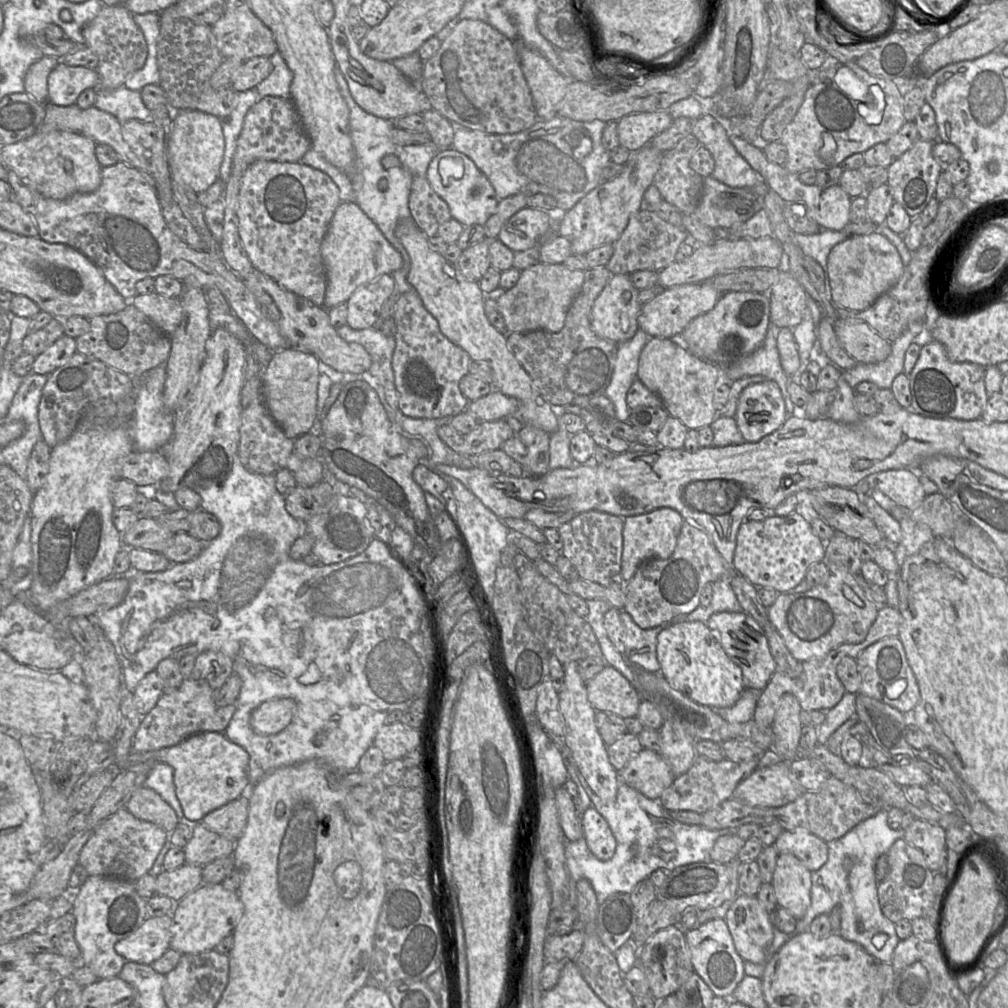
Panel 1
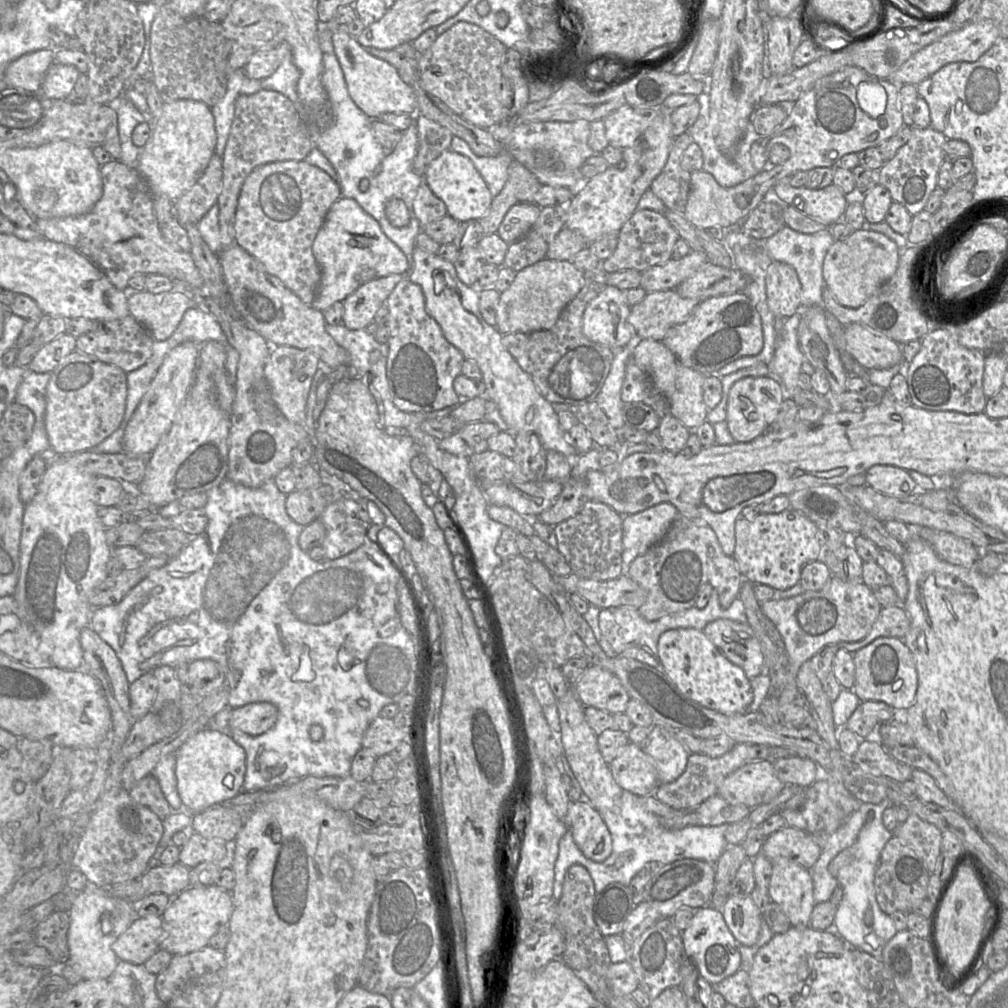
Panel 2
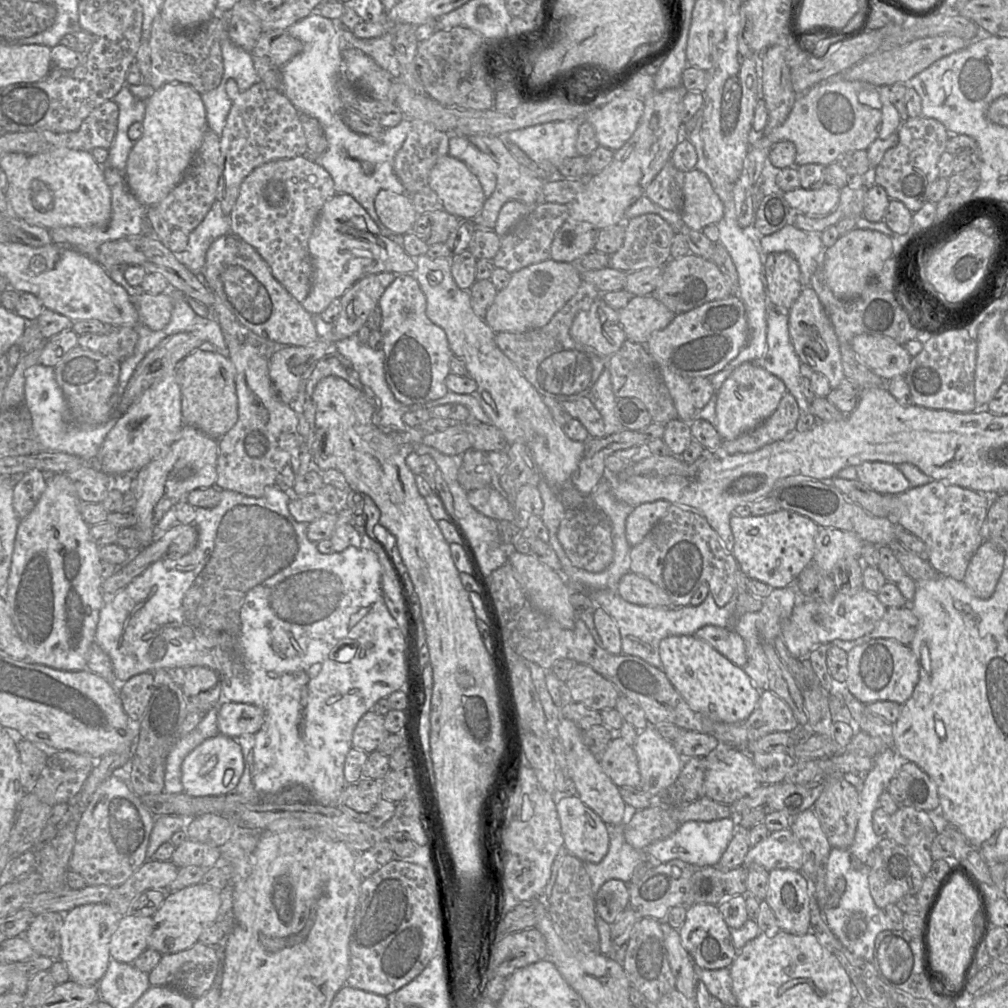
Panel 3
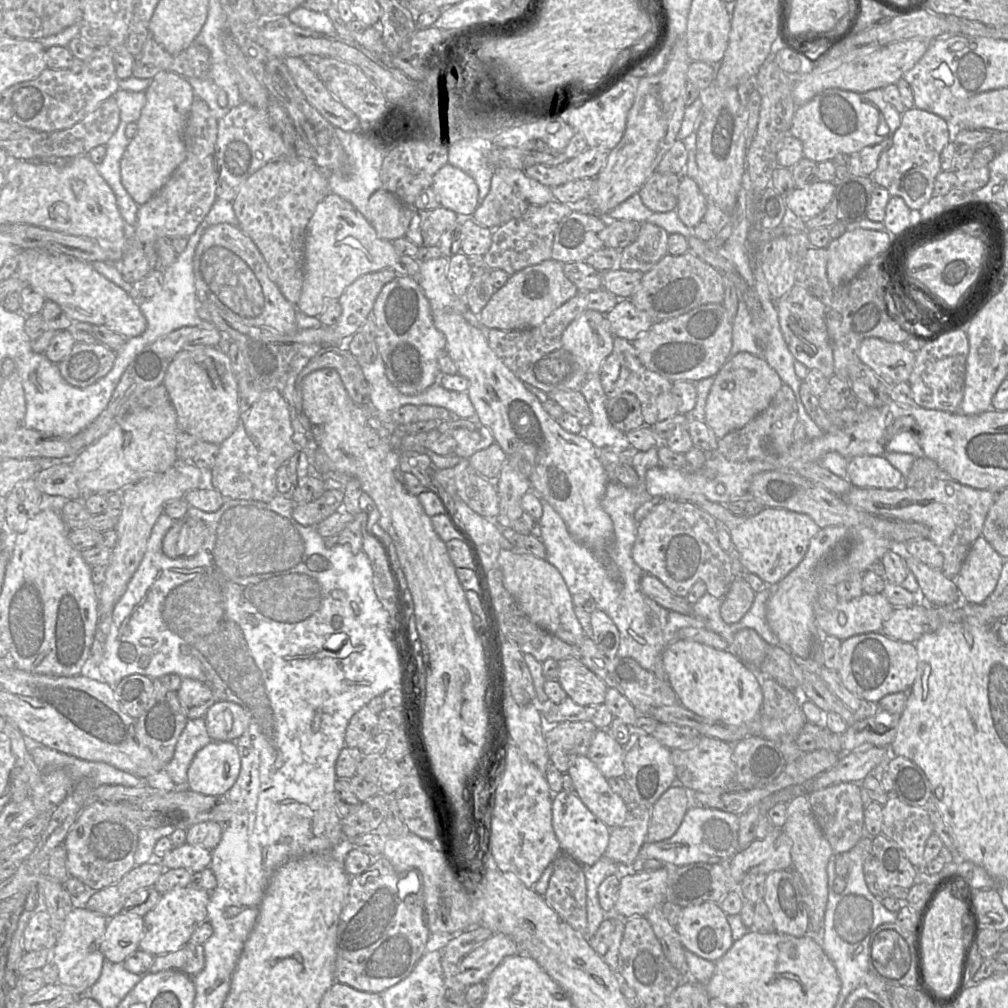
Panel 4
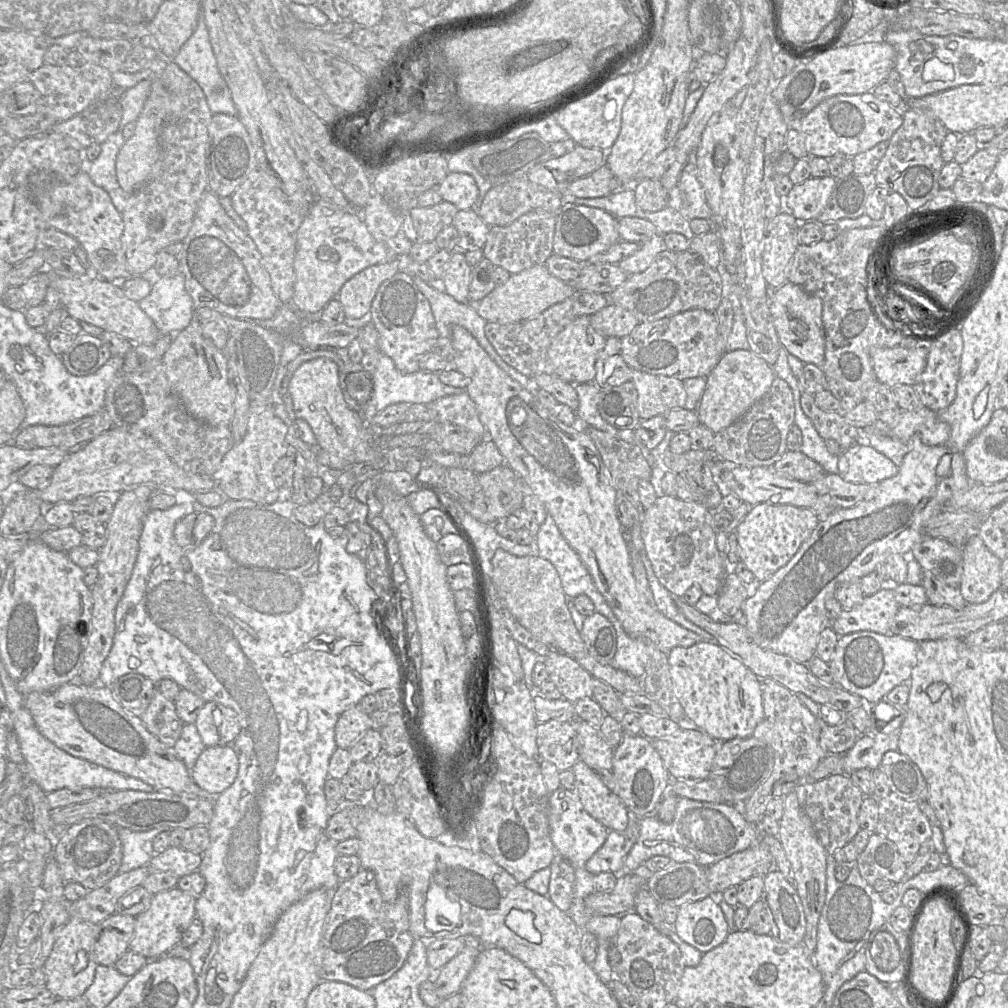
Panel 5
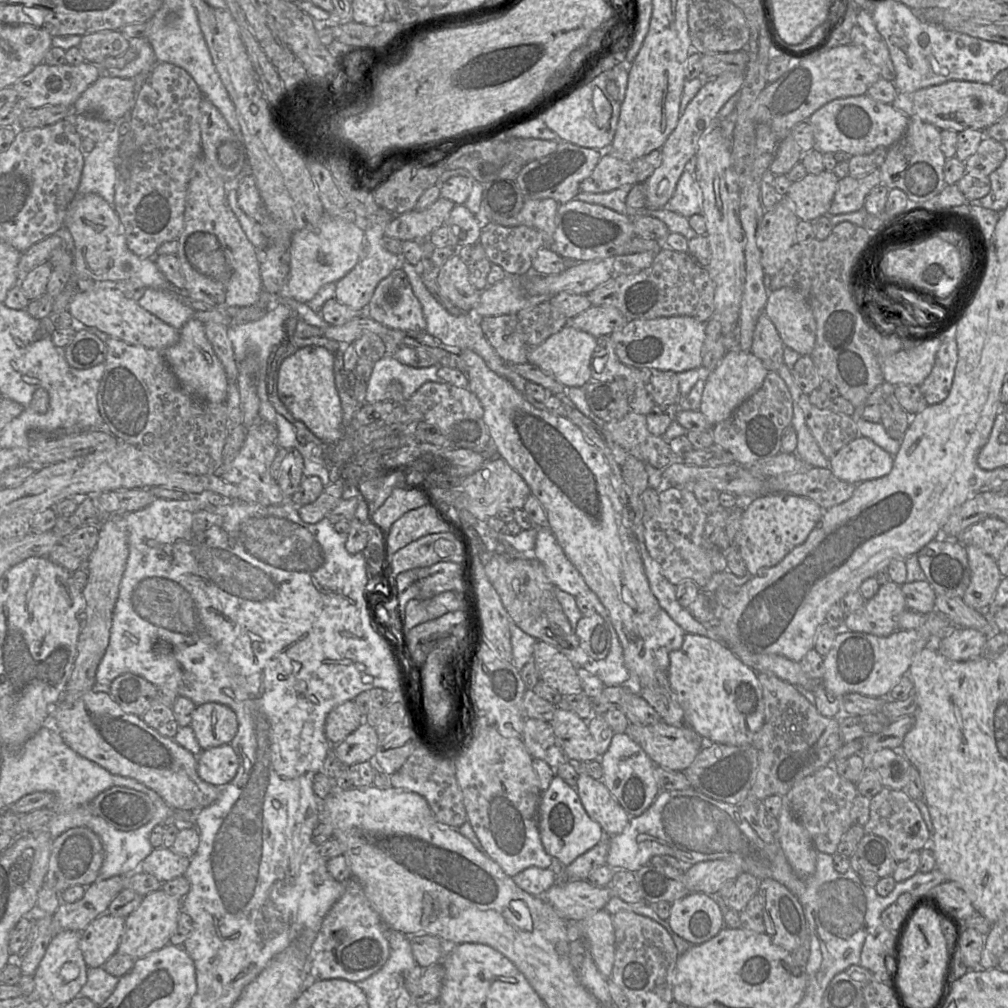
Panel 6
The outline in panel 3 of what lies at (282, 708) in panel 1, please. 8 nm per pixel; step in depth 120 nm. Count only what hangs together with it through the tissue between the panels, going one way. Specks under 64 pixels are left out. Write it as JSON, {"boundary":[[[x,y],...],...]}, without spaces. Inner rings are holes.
{"boundary":[[[221,701],[217,710],[219,733],[229,737],[256,733],[265,721],[264,711],[253,704]]]}

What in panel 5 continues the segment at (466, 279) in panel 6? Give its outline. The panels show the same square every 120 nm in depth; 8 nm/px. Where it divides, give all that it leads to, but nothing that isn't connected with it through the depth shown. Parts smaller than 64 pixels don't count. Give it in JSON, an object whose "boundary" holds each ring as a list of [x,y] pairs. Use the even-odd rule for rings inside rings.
{"boundary":[[[456,250],[446,266],[441,278],[441,289],[460,303],[470,303],[469,287],[471,267],[467,263],[464,252]]]}

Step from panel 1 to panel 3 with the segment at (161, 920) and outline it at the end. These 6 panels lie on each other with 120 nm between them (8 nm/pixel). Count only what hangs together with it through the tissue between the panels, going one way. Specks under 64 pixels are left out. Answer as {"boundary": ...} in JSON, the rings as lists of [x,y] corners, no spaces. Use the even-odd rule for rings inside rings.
{"boundary":[[[127,913],[120,917],[118,927],[110,940],[110,956],[121,963],[132,964],[147,948],[147,939],[153,931],[151,916]]]}

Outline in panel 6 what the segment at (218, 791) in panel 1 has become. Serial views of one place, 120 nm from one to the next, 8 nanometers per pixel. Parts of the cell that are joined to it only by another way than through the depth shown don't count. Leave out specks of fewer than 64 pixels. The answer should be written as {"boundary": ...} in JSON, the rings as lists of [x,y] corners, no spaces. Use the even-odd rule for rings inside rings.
{"boundary":[[[230,744],[203,750],[198,756],[199,777],[220,788],[232,781],[238,768],[239,758]]]}

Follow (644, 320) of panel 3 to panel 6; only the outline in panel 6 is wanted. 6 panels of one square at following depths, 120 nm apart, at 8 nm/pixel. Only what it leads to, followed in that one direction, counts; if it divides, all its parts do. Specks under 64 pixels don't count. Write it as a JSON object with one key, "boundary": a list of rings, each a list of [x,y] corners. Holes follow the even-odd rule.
{"boundary":[[[591,306],[589,309],[570,319],[569,325],[598,338],[610,335],[629,321],[612,306]]]}

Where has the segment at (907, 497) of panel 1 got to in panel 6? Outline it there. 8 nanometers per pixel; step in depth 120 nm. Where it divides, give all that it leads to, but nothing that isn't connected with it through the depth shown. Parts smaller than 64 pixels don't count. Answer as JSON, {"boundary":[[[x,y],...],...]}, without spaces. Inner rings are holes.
{"boundary":[[[863,436],[852,440],[830,459],[833,474],[849,484],[884,477],[891,472],[893,464],[894,456]]]}

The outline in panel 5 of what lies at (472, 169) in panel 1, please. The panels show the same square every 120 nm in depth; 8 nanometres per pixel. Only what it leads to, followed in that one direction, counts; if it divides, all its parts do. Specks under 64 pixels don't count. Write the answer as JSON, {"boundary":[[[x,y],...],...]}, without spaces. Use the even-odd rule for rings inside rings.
{"boundary":[[[450,172],[440,184],[439,194],[458,210],[474,209],[479,189],[474,178],[466,173]]]}

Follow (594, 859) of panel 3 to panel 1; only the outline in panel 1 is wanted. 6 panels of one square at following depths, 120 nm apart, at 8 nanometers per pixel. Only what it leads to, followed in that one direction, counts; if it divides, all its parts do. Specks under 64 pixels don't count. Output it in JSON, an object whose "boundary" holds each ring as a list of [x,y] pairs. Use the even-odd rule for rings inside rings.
{"boundary":[[[587,808],[582,815],[583,837],[589,850],[602,861],[612,858],[616,850],[616,839],[605,818],[594,808]]]}

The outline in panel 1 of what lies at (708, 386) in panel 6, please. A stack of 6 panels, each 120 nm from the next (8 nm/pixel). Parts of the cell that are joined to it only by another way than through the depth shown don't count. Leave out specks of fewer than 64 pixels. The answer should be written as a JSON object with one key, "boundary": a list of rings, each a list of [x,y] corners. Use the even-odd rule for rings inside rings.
{"boundary":[[[772,380],[744,388],[738,398],[734,416],[746,442],[758,442],[779,429],[787,417],[781,390]]]}

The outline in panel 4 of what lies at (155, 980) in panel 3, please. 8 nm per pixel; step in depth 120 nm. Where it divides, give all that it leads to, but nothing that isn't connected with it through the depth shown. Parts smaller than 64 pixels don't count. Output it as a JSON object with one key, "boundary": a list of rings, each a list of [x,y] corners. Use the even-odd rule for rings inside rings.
{"boundary":[[[188,942],[177,951],[155,956],[149,972],[158,973],[165,970],[178,970],[193,977],[203,970],[204,965],[203,944]]]}

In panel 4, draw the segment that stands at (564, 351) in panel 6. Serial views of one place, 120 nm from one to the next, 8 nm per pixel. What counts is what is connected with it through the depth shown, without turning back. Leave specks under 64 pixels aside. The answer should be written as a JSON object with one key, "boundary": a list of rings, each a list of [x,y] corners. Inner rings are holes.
{"boundary":[[[595,310],[582,312],[564,330],[562,344],[588,376],[599,374],[614,345],[606,314]]]}

